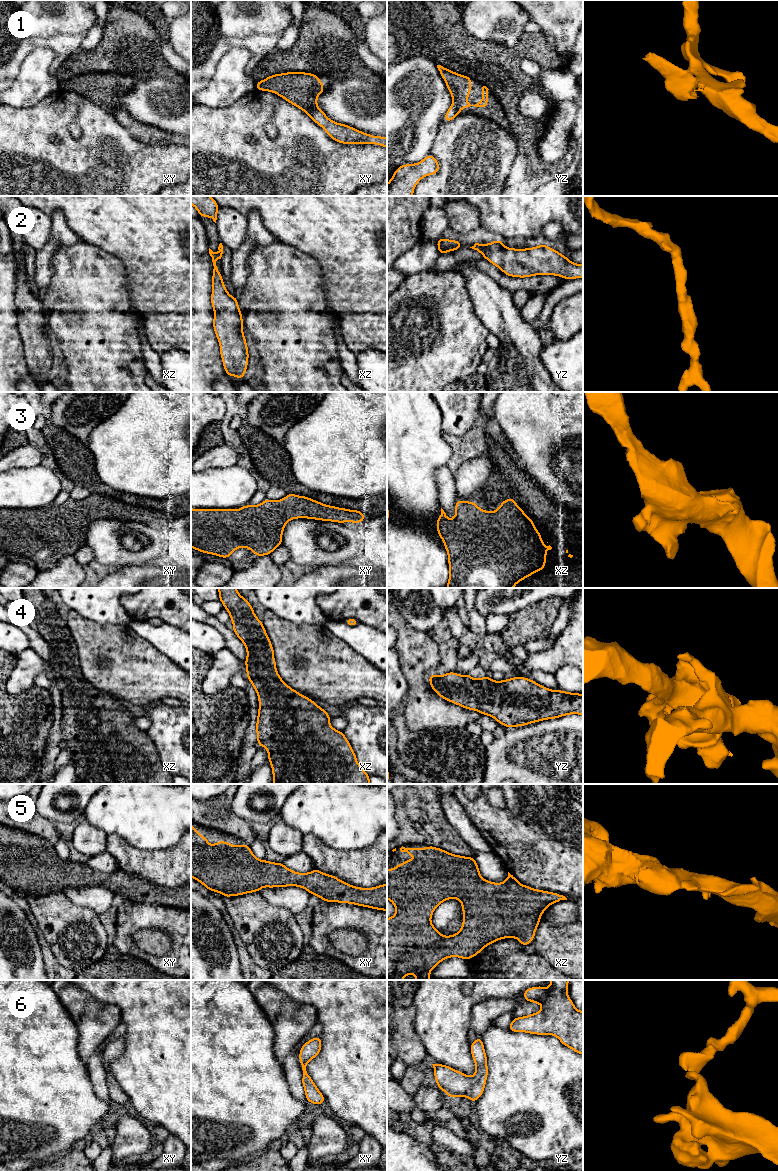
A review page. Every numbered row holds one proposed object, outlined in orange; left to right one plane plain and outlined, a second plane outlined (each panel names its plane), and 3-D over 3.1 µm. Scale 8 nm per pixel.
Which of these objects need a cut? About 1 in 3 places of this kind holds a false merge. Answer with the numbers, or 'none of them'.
1

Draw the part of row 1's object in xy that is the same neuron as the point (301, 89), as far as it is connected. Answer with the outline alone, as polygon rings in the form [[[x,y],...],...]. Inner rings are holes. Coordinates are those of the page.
[[[287,72],[270,75],[256,82],[256,89],[279,95],[303,112],[317,106],[317,97],[325,91],[322,81],[314,73]]]

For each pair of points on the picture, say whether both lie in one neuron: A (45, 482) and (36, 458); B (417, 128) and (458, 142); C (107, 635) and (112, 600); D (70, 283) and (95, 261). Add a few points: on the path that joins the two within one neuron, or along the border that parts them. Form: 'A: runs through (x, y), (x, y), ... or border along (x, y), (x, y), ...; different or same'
A: border along (40, 463), (34, 466), (15, 468); different
B: border along (443, 120), (428, 153); different
C: border along (86, 618), (99, 624), (122, 624), (127, 626); different
D: runs through (76, 277), (89, 264); same

